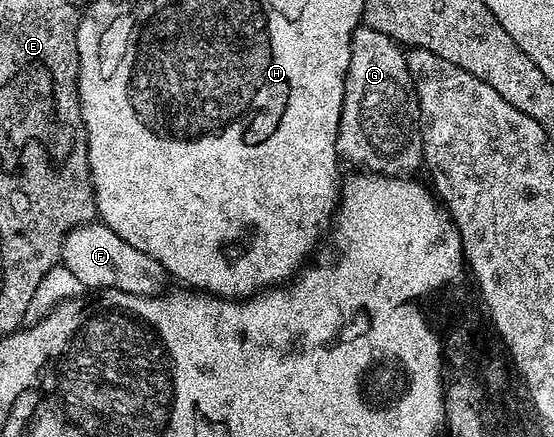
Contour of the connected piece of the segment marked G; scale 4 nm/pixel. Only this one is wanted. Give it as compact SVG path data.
M359 25L350 37L350 60L347 63L345 91L342 97L342 116L338 125L338 154L345 162L347 159L354 166L351 168L361 169L363 172L372 175L389 175L391 177L409 176L411 173L414 173L417 167L421 168L424 163L422 157L422 121L418 118L418 99L414 95L414 86L408 73L405 54L399 47L399 44L395 43L393 39L365 25Z

